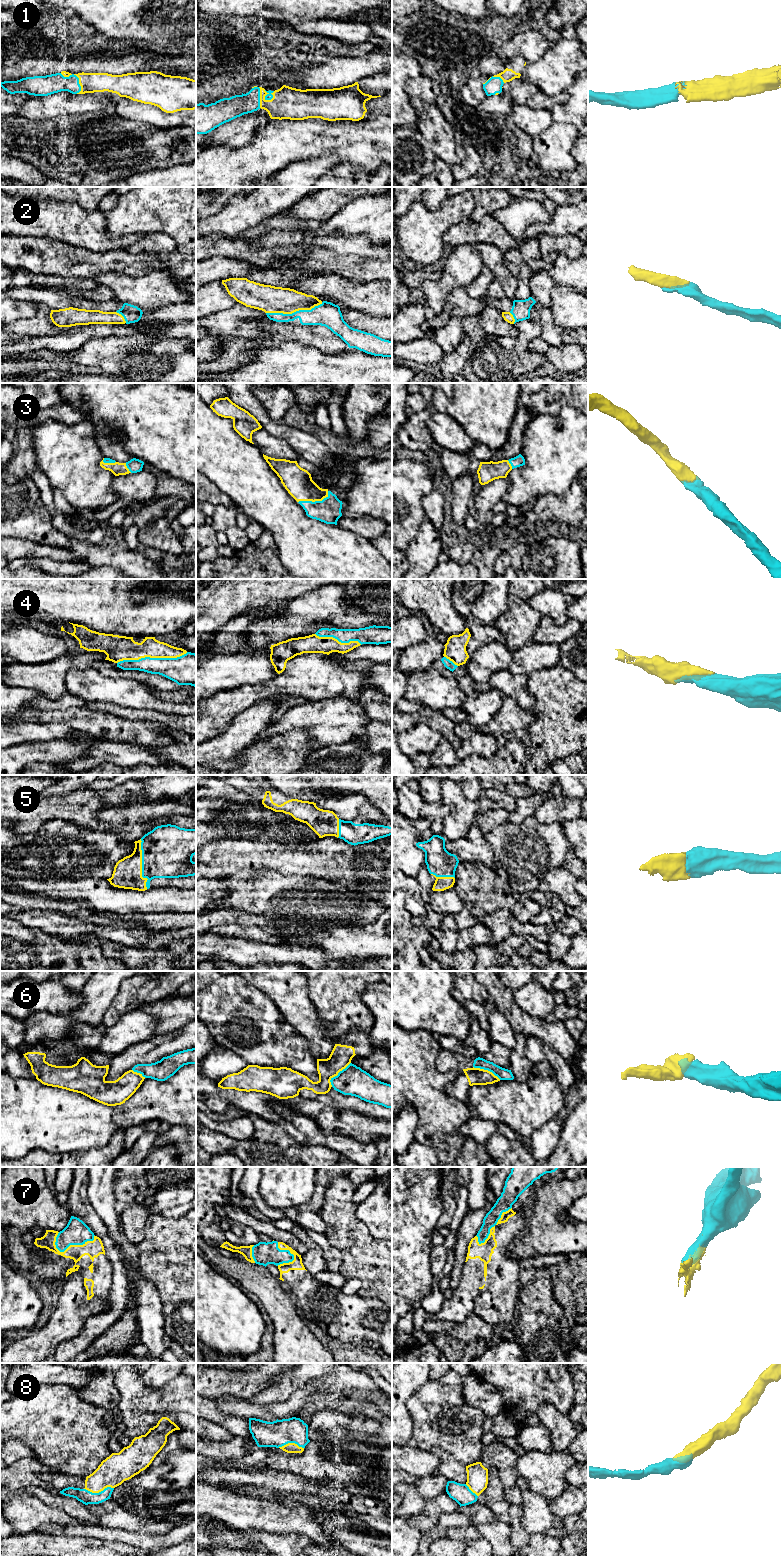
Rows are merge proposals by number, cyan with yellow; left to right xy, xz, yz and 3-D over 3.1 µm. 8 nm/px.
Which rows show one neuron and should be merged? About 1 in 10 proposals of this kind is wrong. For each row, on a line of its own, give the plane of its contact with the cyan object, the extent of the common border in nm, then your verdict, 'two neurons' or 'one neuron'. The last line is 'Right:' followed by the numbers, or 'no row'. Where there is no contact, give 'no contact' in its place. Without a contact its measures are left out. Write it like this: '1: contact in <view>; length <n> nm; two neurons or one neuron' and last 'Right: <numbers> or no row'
1: contact in xy; length 220 nm; one neuron
2: contact in xz; length 460 nm; one neuron
3: contact in xz; length 260 nm; one neuron
4: contact in xy; length 550 nm; one neuron
5: contact in xy; length 400 nm; one neuron
6: contact in xz; length 260 nm; two neurons
7: contact in xy; length 340 nm; one neuron
8: contact in xy; length 240 nm; one neuron
Right: 1, 2, 3, 4, 5, 7, 8

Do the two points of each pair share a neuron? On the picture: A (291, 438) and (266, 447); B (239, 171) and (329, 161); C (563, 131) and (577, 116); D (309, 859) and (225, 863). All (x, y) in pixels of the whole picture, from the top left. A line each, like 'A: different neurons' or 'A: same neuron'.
A: different neurons
B: different neurons
C: different neurons
D: same neuron

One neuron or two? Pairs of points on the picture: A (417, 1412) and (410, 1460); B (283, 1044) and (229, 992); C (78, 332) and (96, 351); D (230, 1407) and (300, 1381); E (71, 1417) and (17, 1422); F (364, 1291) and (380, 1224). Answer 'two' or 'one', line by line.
A: two
B: one
C: two
D: two
E: one
F: two

